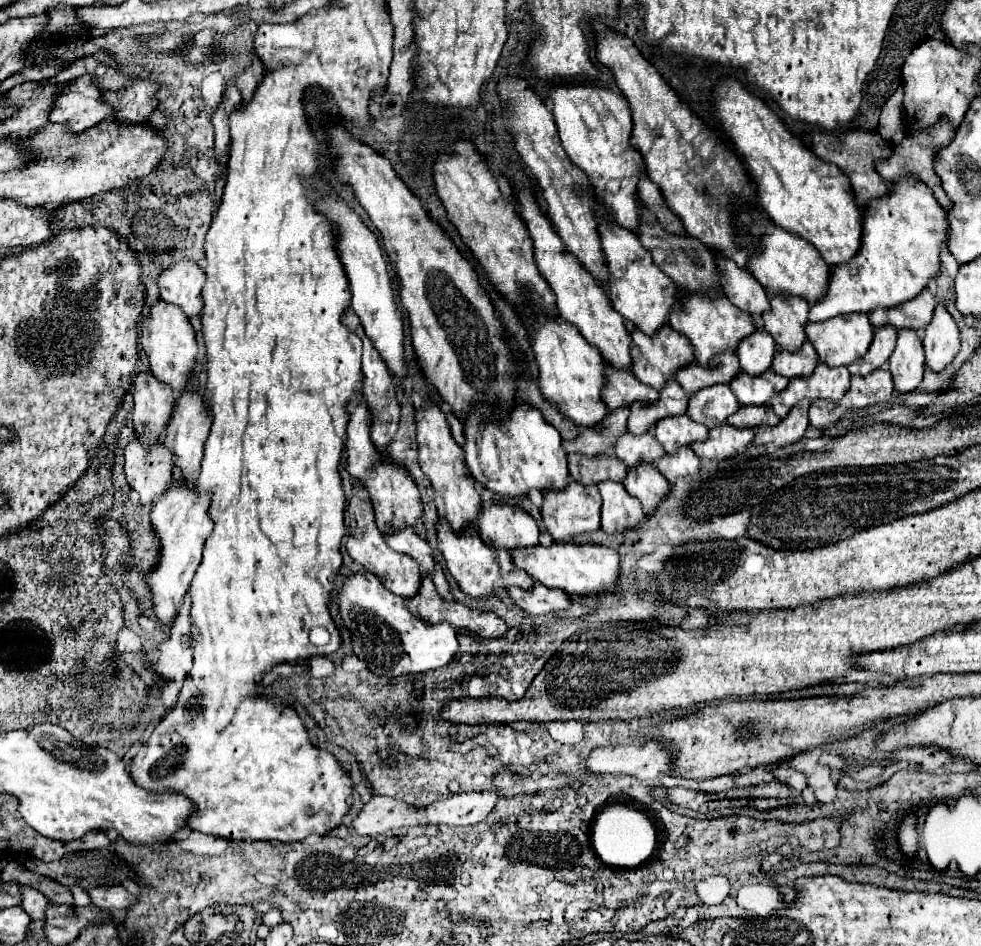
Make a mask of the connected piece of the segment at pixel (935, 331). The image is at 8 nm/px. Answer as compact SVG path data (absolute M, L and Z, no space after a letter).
M936 304L932 322L924 330L924 350L926 364L940 372L944 370L960 350L960 330L952 316L946 312L944 304Z

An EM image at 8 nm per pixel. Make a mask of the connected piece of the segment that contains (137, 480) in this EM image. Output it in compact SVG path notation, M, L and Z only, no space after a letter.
M134 430L134 438L124 448L124 470L128 484L140 494L140 504L154 504L170 486L174 462L164 442L144 446Z

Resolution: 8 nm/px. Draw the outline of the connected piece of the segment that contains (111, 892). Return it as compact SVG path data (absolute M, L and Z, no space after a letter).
M100 886L88 890L92 904L102 910L130 910L136 904L136 896L130 894L124 886Z

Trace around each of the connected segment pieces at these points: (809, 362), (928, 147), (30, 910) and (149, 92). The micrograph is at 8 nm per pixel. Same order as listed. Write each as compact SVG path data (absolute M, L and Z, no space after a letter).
M804 340L804 346L798 350L798 354L788 354L786 350L778 350L776 358L772 360L772 370L786 378L794 378L794 376L808 376L816 364L818 364L818 354L814 346L808 340Z
M942 118L940 122L928 126L928 128L920 130L920 132L906 134L906 136L894 146L892 156L876 164L878 174L880 174L886 182L892 182L892 180L900 178L902 174L914 174L914 176L918 176L918 178L920 178L920 180L922 180L922 182L936 194L936 200L938 200L944 208L950 208L952 202L946 198L946 194L944 194L944 190L942 190L942 186L940 186L940 178L934 174L932 166L934 166L934 154L936 154L936 148L942 146L942 144L946 144L946 142L952 138L952 132L954 132L954 126L950 126L948 120Z
M20 885L20 891L23 898L21 907L30 916L32 921L44 919L45 911L50 904L48 899L30 886Z
M134 80L116 92L102 92L102 98L112 106L114 120L122 124L142 124L158 106L158 90L160 86L156 82Z

